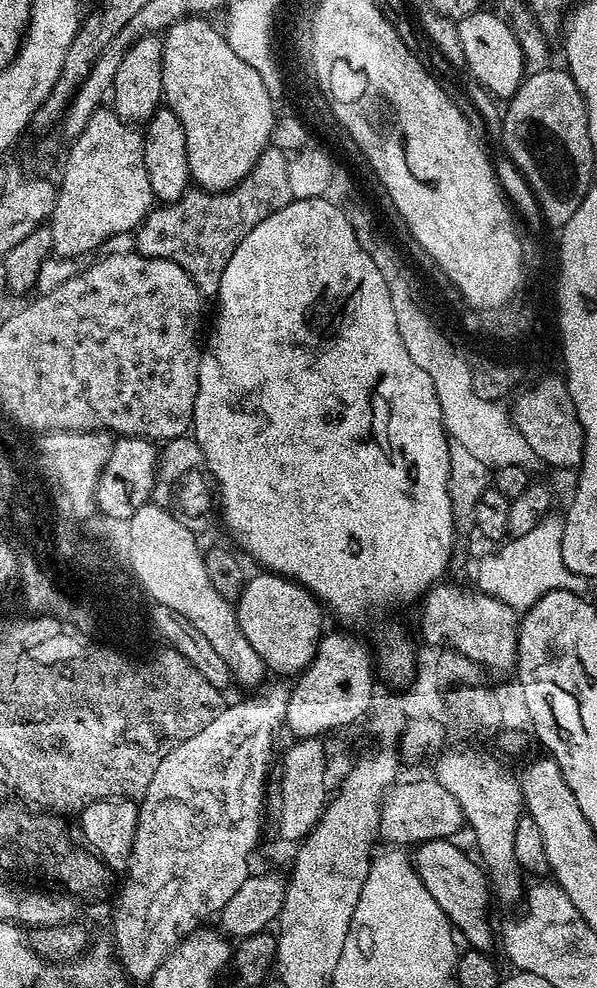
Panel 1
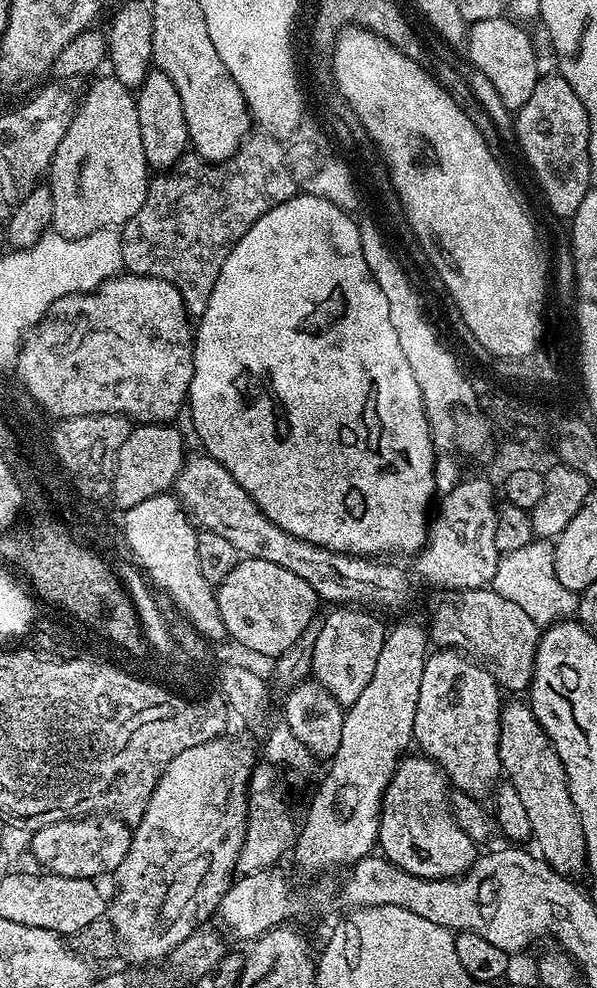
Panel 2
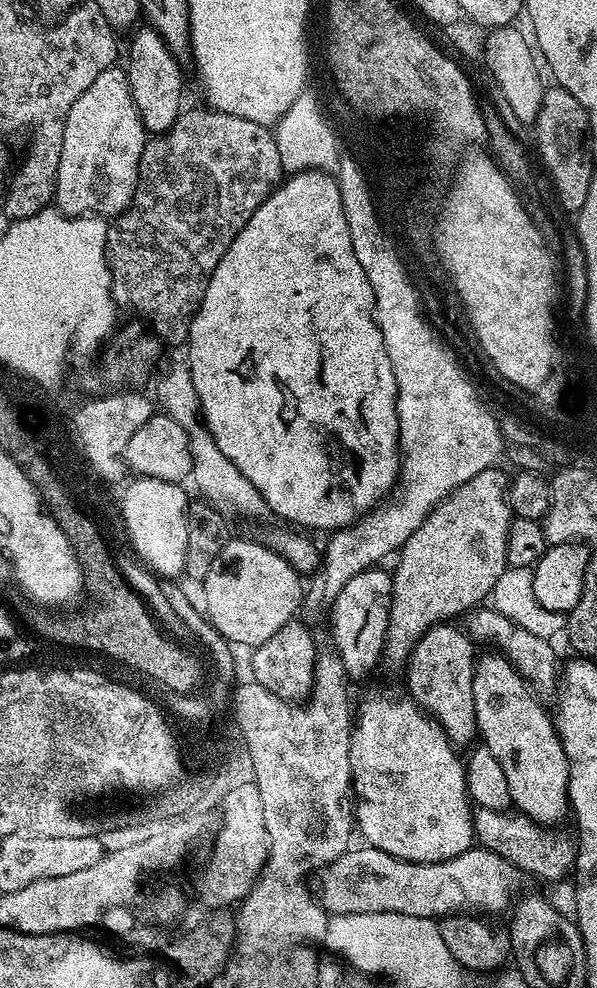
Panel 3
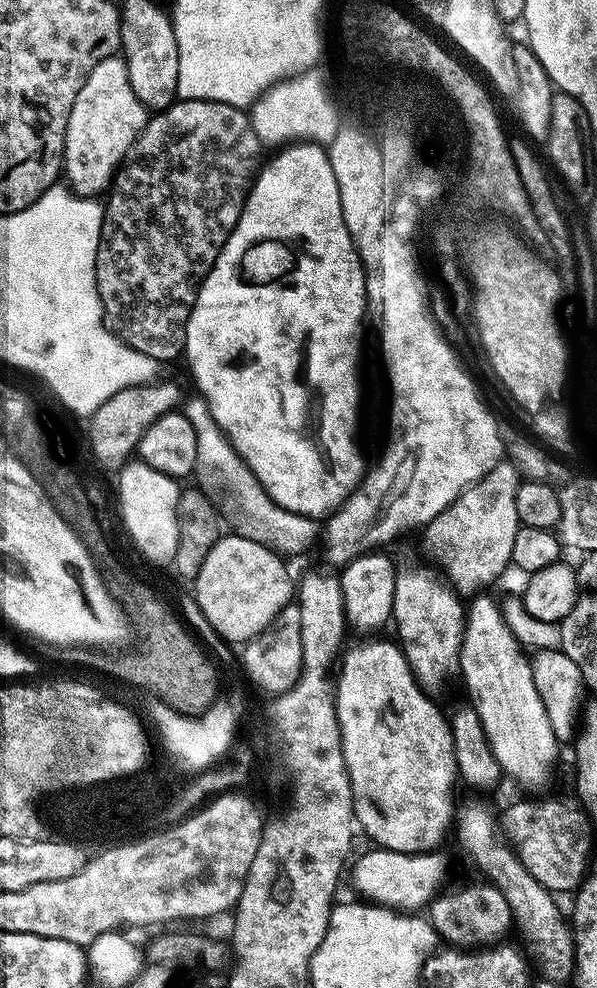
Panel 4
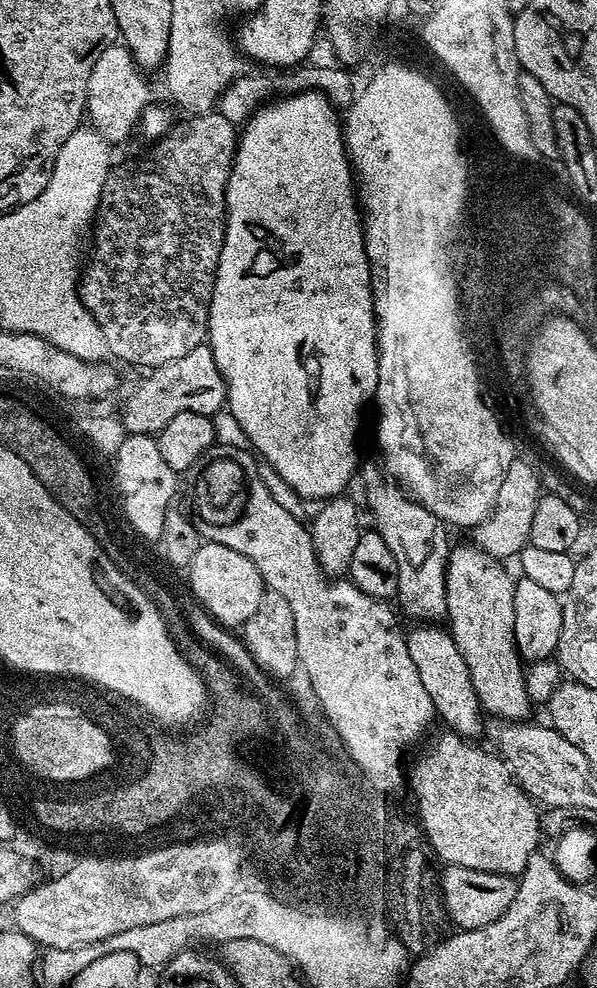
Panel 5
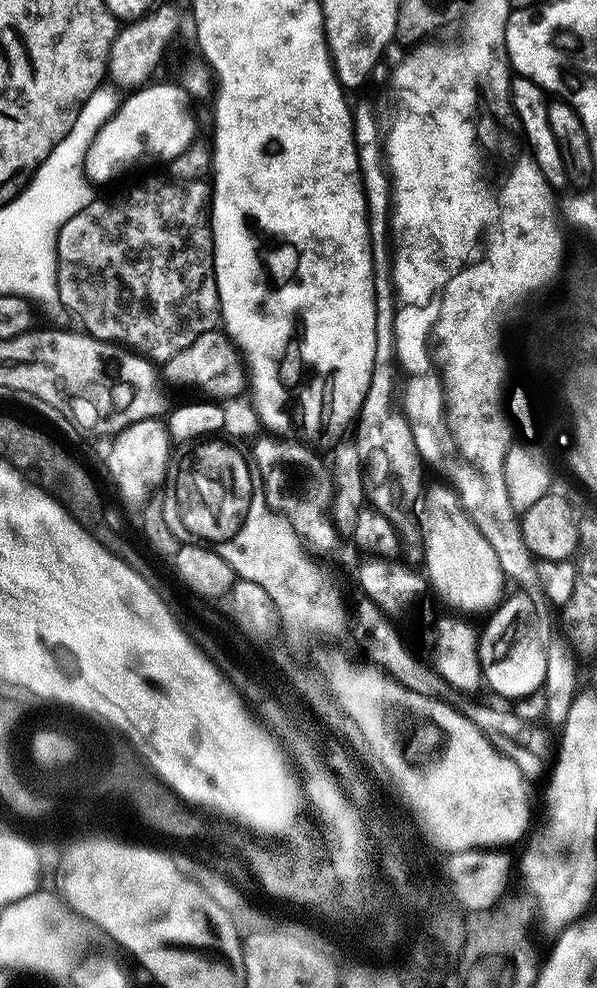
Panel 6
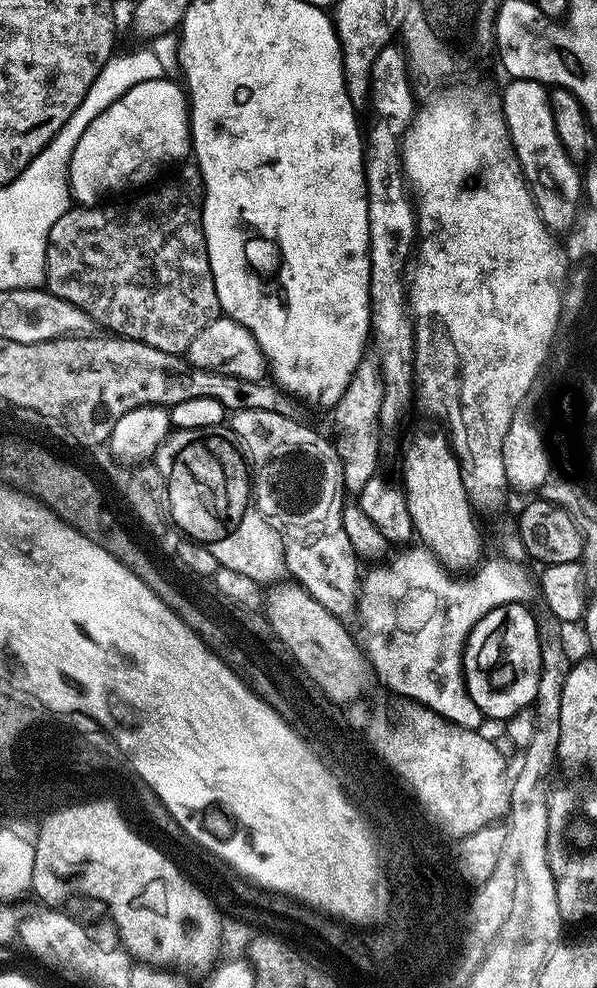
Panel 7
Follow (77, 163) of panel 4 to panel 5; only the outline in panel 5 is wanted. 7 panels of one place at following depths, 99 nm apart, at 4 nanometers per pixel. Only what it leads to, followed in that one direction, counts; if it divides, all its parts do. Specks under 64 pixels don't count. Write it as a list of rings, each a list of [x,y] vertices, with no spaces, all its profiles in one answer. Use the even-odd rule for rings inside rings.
[[[117,42],[102,50],[98,62],[94,62],[94,70],[90,70],[86,116],[91,127],[105,140],[124,140],[132,131],[137,131],[140,116],[150,103],[147,79],[149,80],[149,77],[136,63],[132,51],[124,47],[123,43]]]

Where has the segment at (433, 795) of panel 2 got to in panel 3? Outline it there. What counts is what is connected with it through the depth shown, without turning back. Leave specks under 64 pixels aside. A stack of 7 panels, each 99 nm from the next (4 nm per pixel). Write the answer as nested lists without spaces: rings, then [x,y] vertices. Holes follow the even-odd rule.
[[[407,695],[401,696],[368,696],[361,704],[358,704],[358,711],[354,716],[354,727],[352,729],[352,741],[350,742],[350,770],[352,771],[352,788],[354,789],[354,824],[360,832],[365,836],[367,843],[371,847],[386,854],[393,855],[394,858],[404,860],[406,863],[428,864],[442,863],[447,860],[454,859],[456,855],[462,854],[464,851],[473,847],[473,813],[474,808],[470,803],[468,795],[468,783],[464,777],[466,767],[462,756],[456,752],[448,739],[448,735],[444,732],[444,728],[438,721],[432,719],[424,709],[419,708]]]

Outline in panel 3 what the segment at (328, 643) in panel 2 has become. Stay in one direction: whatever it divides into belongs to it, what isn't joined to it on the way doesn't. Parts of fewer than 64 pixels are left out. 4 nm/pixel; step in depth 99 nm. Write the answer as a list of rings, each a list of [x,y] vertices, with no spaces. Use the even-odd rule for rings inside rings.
[[[373,566],[367,568],[365,572],[358,573],[354,575],[354,578],[347,582],[346,586],[342,588],[341,594],[339,594],[337,601],[334,602],[332,611],[330,613],[330,621],[332,620],[332,644],[331,647],[334,649],[337,656],[344,664],[344,671],[353,681],[360,680],[363,676],[368,676],[371,674],[372,670],[375,668],[376,663],[379,665],[381,663],[382,657],[384,655],[384,641],[388,638],[388,619],[390,618],[390,606],[392,605],[392,578],[391,575],[386,571],[383,572],[383,567]]]

